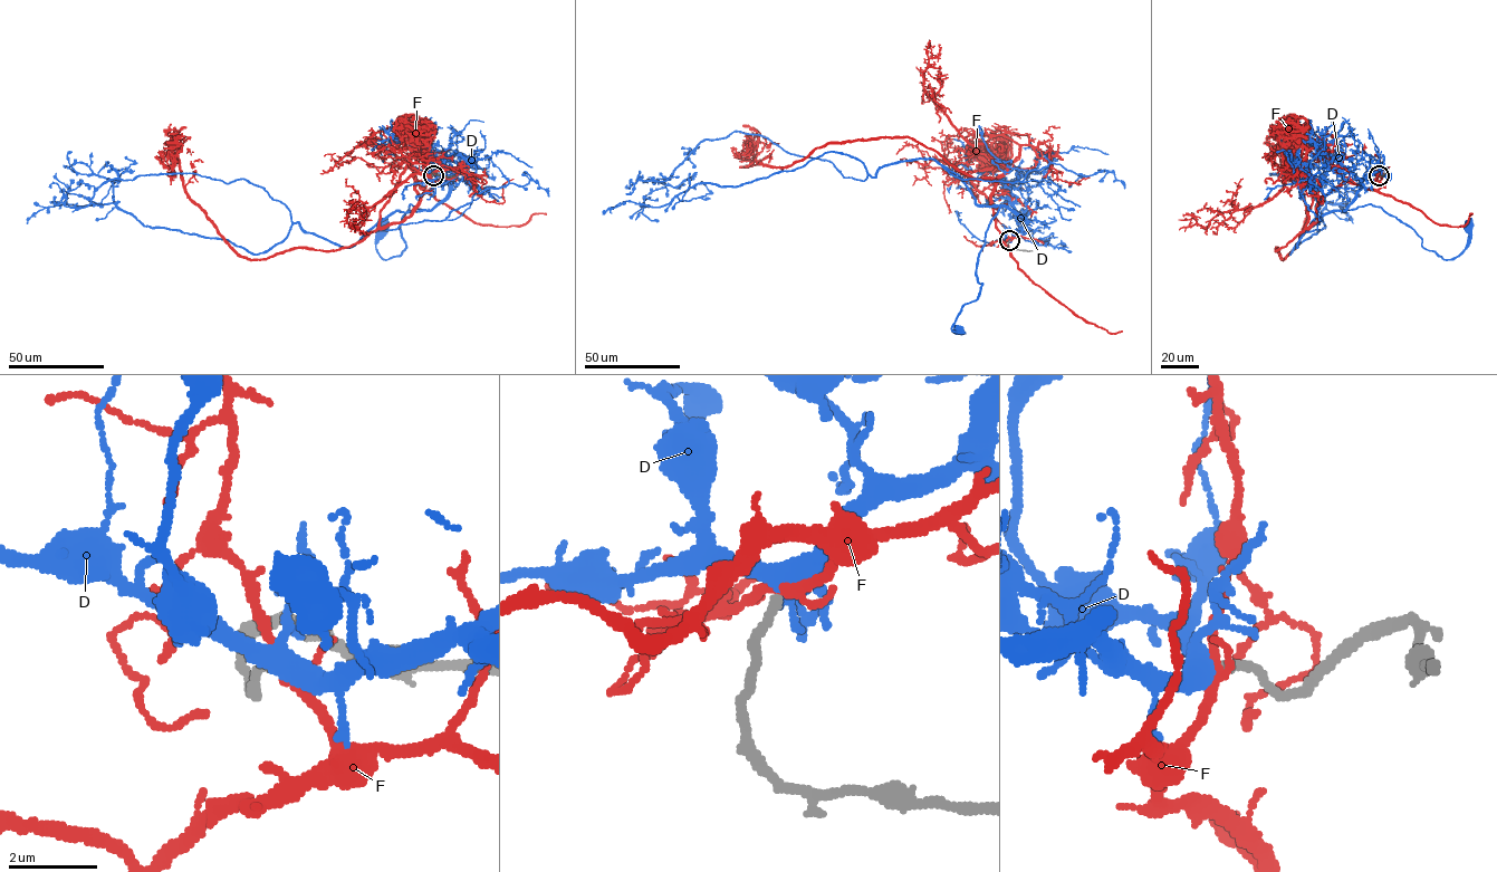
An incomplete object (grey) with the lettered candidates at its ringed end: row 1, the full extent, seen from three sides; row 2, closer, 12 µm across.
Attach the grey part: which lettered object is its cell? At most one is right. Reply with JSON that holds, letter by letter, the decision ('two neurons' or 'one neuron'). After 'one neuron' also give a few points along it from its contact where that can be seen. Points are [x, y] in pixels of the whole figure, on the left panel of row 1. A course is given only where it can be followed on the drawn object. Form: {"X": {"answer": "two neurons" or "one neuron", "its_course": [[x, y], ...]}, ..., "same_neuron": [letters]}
{"D": {"answer": "one neuron", "its_course": [[433, 174], [443, 174], [450, 191], [430, 209], [410, 204], [401, 255], [381, 257], [381, 226]]}, "F": {"answer": "two neurons"}, "same_neuron": ["D"]}

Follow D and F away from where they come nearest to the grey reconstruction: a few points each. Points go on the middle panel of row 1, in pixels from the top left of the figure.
D: (1009, 240), (1026, 220), (1001, 205), (980, 250), (980, 294), (962, 307), (951, 326), (957, 331)
F: (1009, 240), (995, 181), (908, 136), (827, 142), (784, 168), (751, 155), (757, 134), (748, 149)

